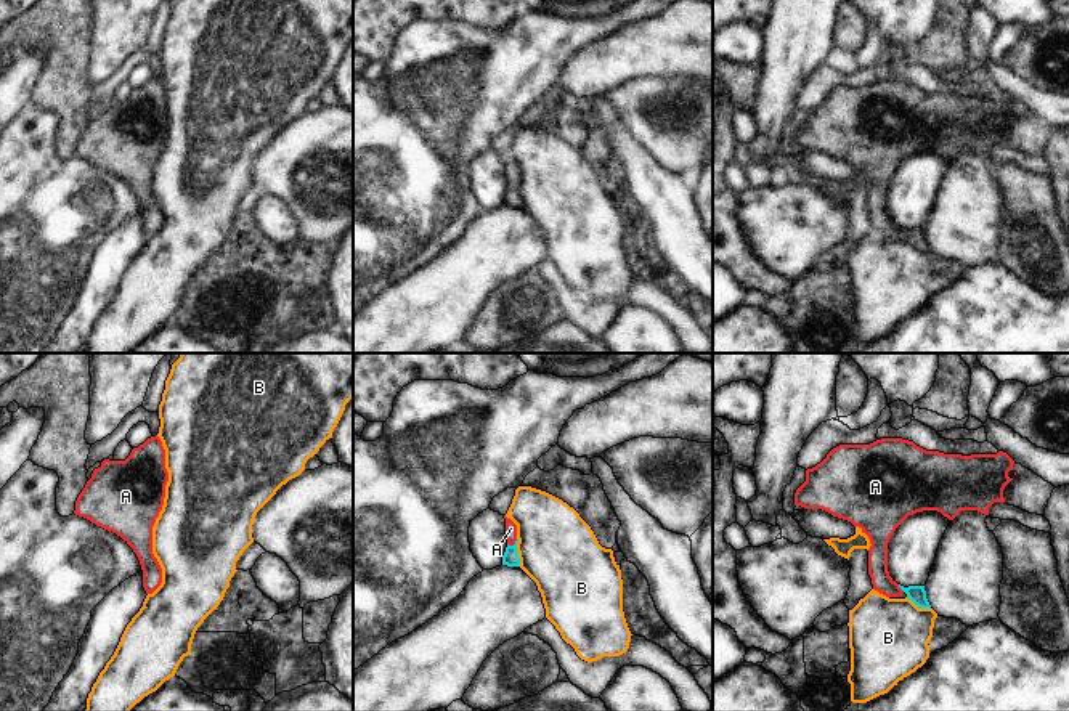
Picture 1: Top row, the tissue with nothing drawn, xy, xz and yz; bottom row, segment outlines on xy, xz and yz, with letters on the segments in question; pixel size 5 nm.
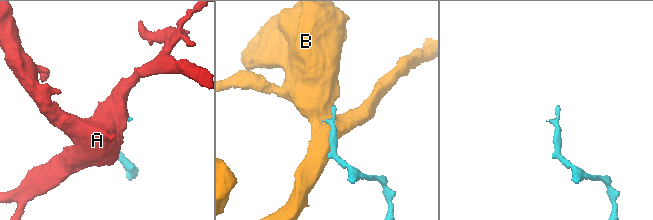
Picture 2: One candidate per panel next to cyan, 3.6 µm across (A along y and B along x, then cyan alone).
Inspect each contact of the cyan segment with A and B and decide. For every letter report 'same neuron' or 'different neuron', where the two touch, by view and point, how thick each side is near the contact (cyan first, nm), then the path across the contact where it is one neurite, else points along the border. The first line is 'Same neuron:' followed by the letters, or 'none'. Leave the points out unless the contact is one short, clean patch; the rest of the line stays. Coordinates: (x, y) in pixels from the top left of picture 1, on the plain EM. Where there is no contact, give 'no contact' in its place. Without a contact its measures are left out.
Same neuron: A
A: same neuron; meets cyan in xz at (514, 185); 80 nm thick on the cyan side, 60 nm on the other; runs through xz (511, 196), (514, 185), (511, 169)
B: different neuron; meets cyan in xz at (517, 193); 80 nm thick on the cyan side, 400 nm on the other

